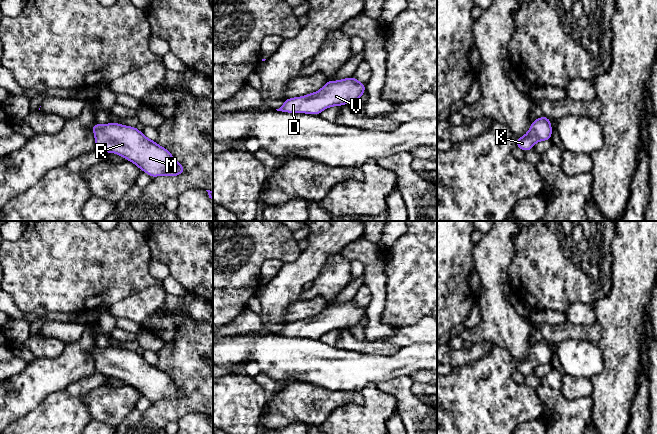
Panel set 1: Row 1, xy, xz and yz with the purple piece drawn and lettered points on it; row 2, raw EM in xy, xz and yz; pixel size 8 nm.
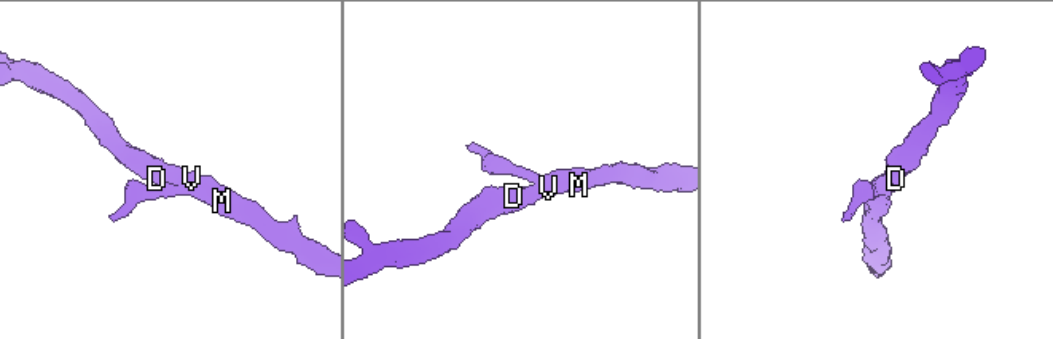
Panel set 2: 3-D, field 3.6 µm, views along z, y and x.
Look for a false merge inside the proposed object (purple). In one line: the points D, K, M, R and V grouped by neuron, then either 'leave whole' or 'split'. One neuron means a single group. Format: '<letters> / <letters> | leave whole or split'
D K M R V | leave whole

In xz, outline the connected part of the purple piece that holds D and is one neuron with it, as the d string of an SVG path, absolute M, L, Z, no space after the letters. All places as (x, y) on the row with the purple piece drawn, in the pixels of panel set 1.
M354 76L326 82L321 89L300 97L284 99L283 105L276 109L285 113L304 113L320 115L329 107L342 106L362 98L366 85Z

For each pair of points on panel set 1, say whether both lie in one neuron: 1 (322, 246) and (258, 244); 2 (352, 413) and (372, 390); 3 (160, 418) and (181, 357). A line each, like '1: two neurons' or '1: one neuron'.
1: two neurons
2: one neuron
3: one neuron

